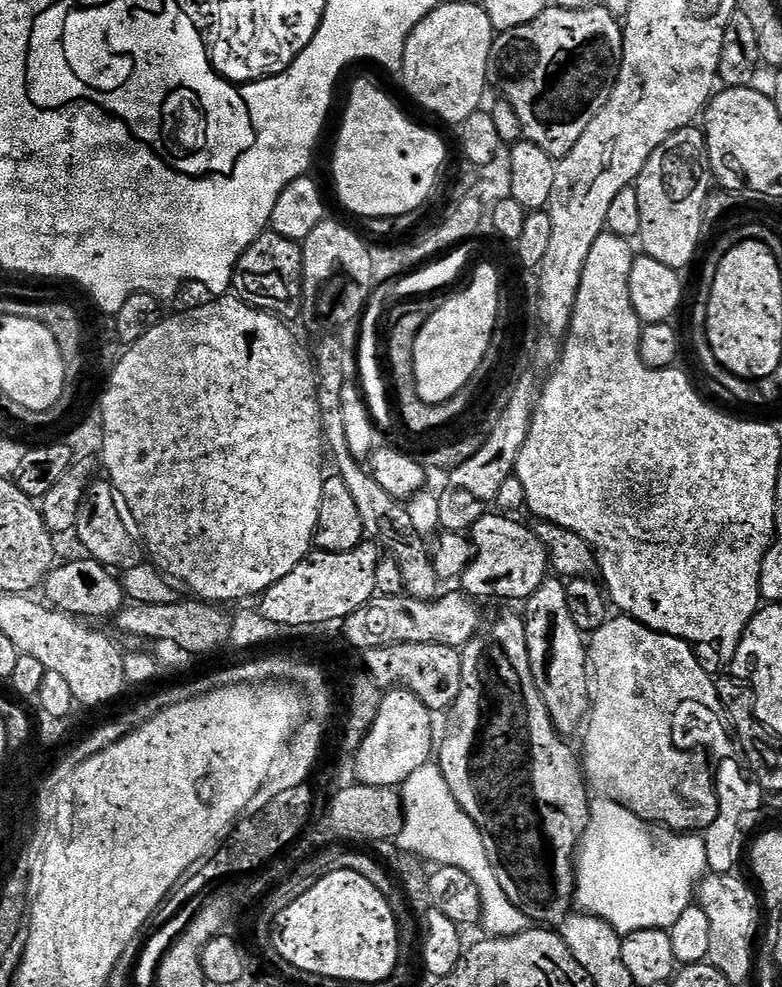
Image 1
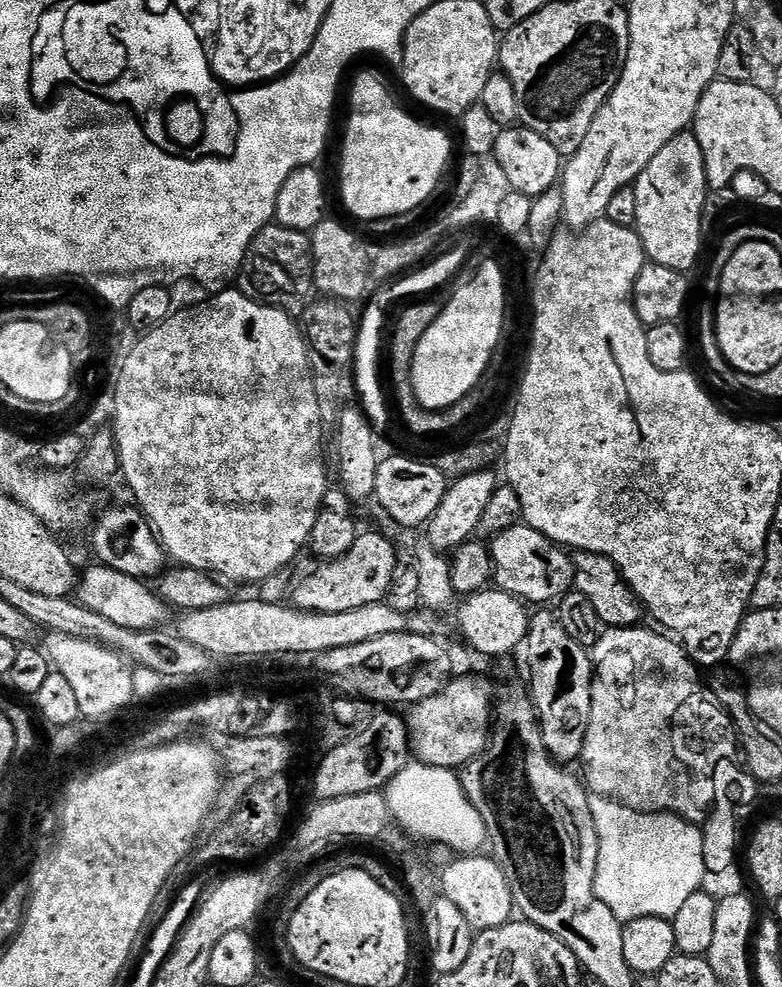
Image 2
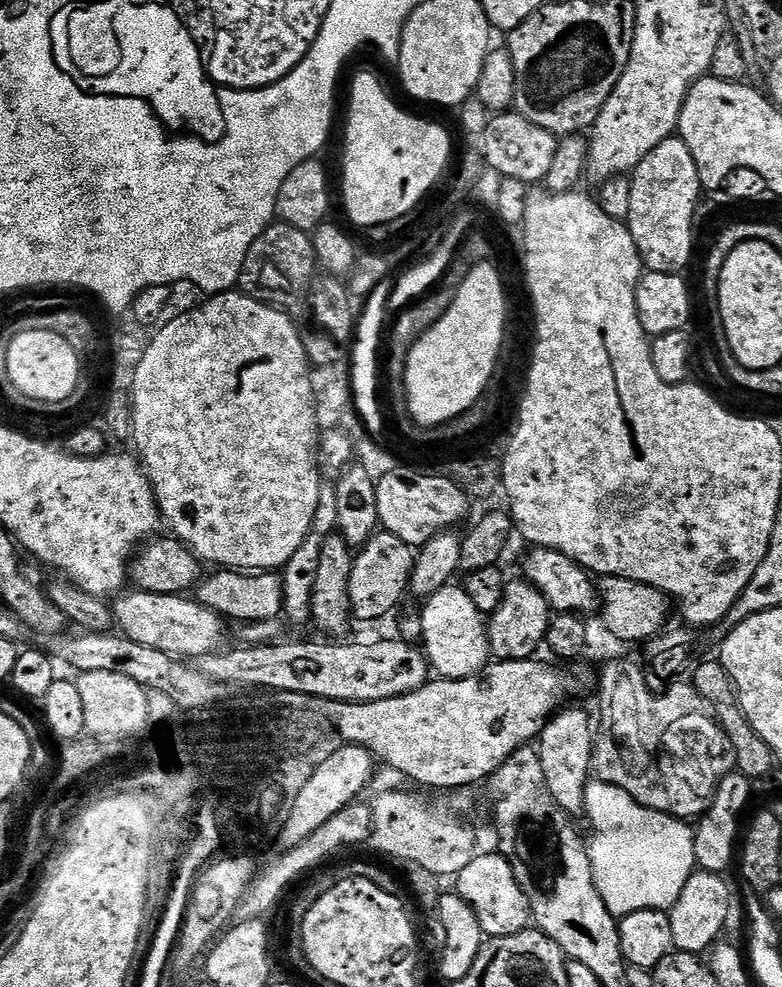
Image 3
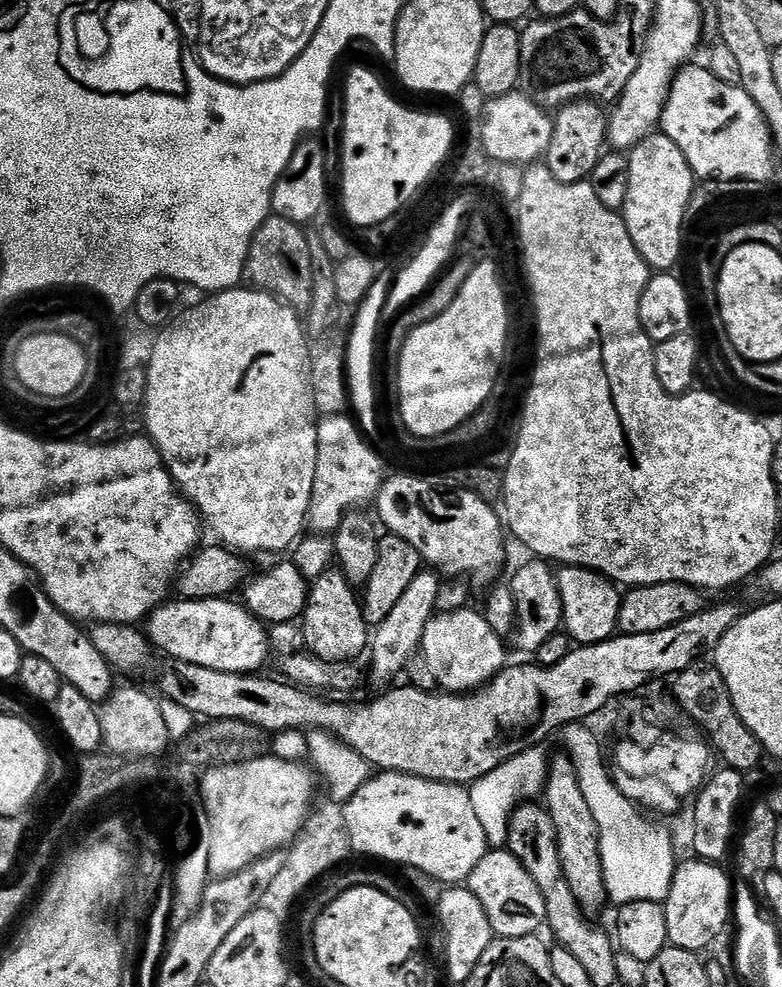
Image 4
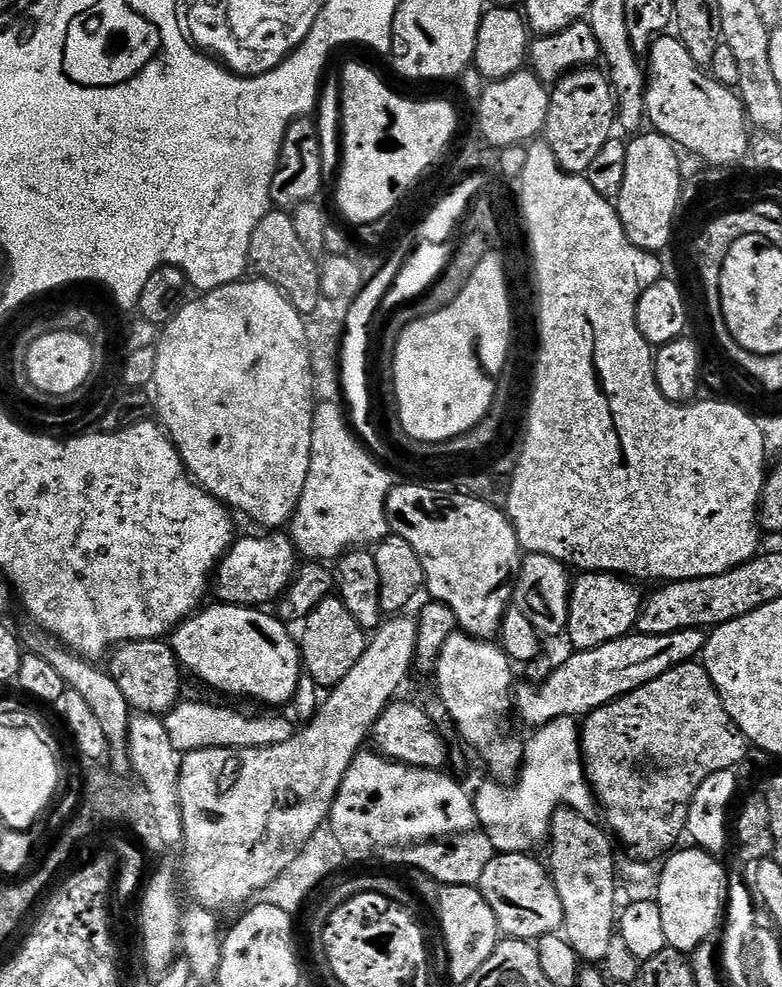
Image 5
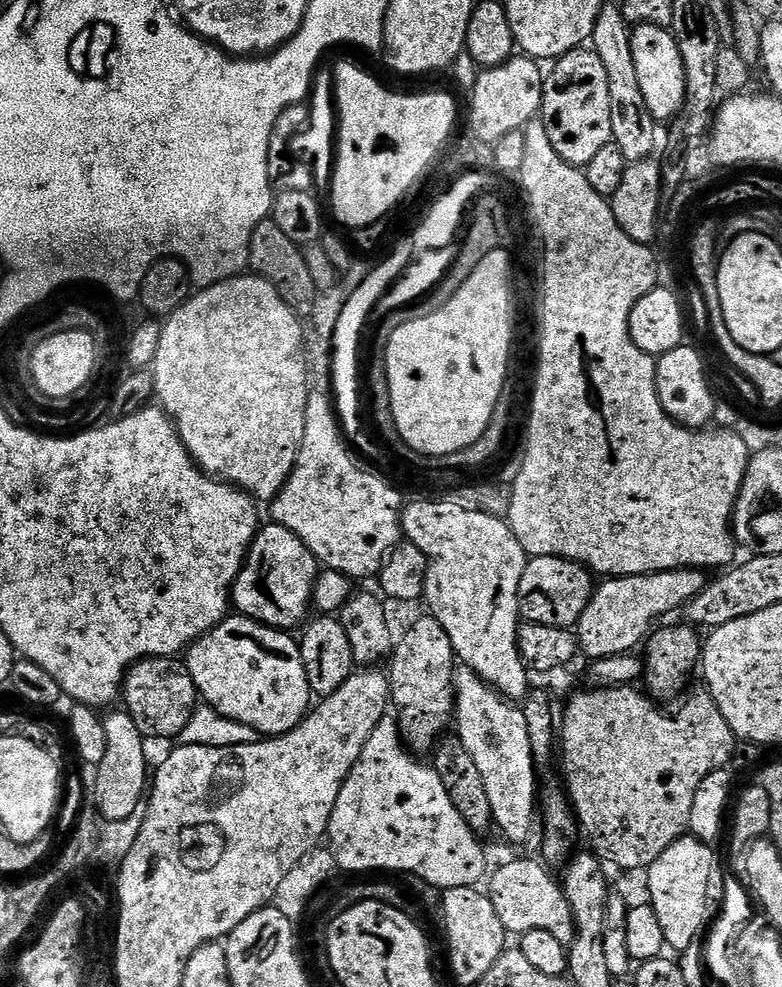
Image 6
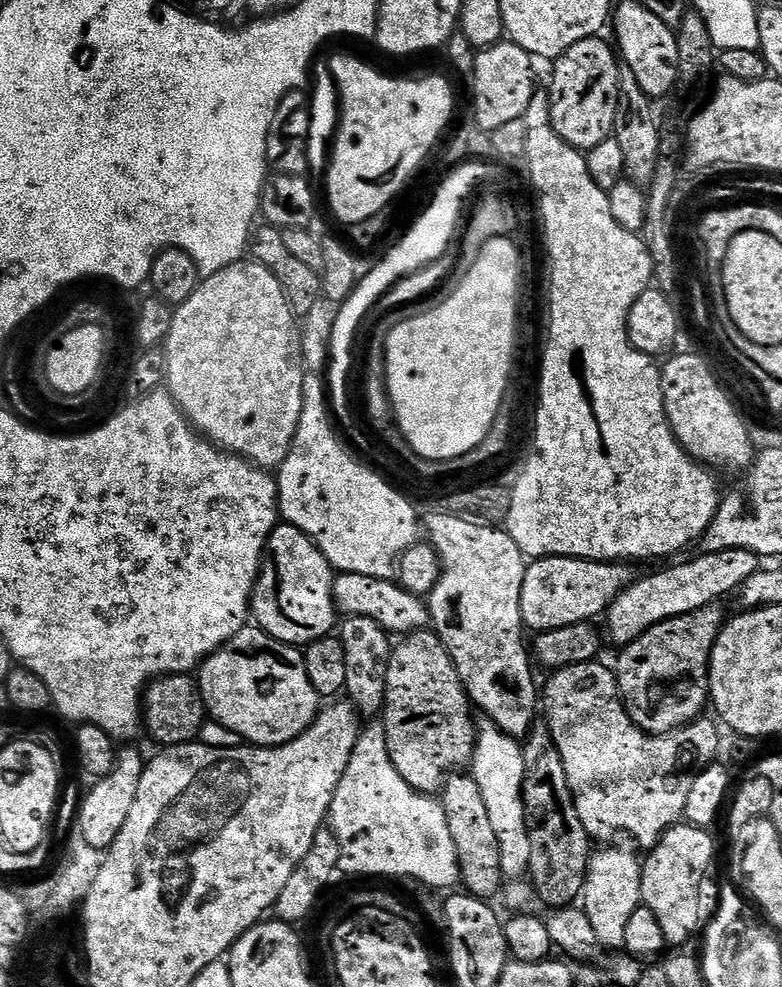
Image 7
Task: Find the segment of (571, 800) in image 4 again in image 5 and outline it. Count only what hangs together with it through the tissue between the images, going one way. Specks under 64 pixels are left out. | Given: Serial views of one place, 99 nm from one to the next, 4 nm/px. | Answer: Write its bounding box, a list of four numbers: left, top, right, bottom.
[546,806,618,966]

